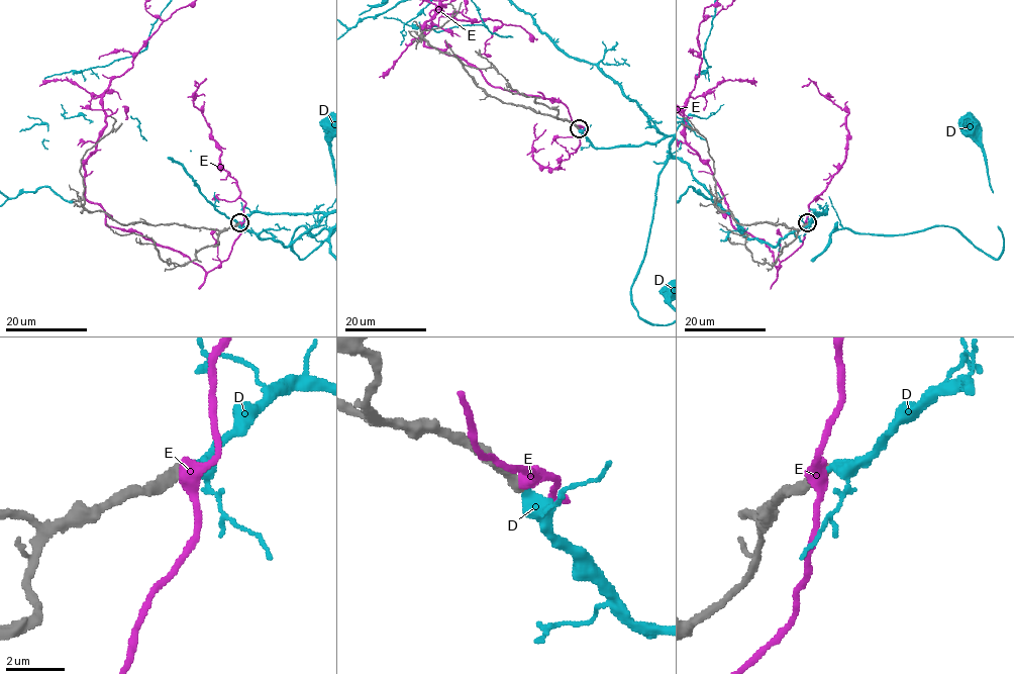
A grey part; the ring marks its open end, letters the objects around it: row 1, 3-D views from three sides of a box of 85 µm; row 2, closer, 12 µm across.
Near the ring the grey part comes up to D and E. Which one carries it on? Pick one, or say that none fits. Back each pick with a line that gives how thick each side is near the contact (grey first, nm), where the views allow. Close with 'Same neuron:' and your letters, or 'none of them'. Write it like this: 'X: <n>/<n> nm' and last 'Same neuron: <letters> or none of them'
D: 360/300 nm
Same neuron: D

